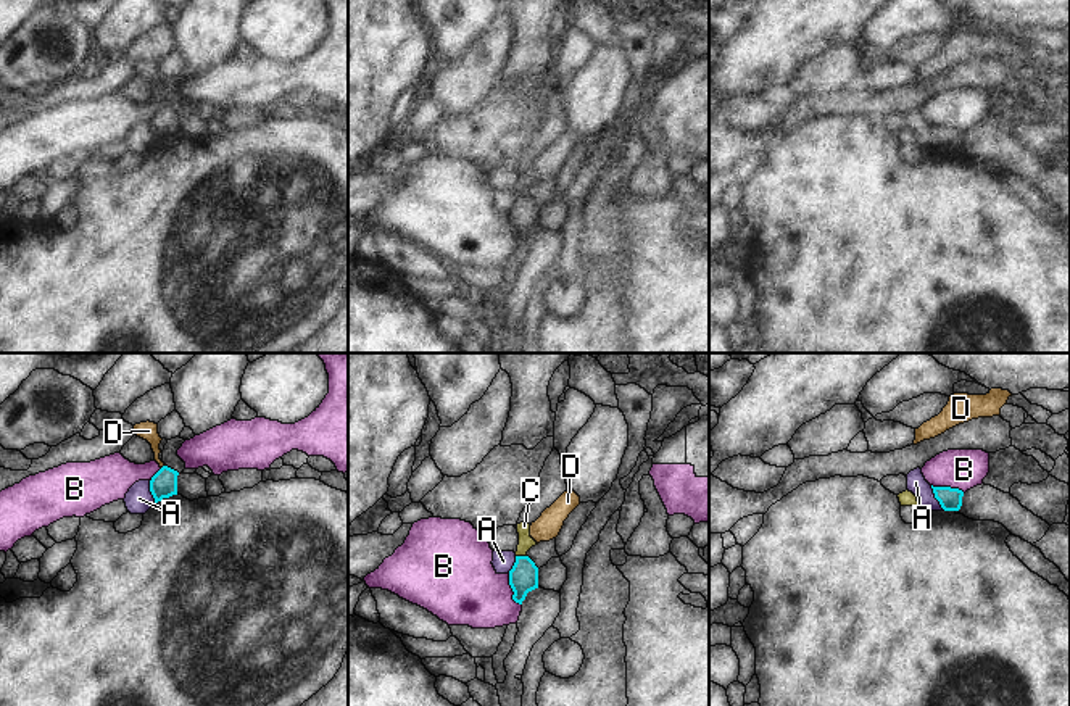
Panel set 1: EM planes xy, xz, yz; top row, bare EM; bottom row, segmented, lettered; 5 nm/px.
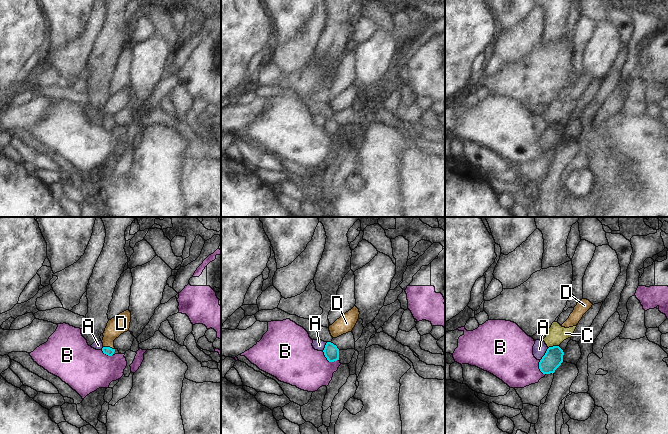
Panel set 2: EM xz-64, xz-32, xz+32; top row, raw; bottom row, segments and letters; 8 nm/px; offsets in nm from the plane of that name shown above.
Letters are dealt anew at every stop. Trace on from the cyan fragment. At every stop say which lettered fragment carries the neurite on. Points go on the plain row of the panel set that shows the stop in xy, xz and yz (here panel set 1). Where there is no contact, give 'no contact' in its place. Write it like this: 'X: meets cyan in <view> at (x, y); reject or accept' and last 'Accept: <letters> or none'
A: meets cyan in yz at (935, 136); reject
B: meets cyan in xz at (513, 229); reject
C: meets cyan in xz at (521, 195); reject
D: meets cyan in xy at (163, 105); accept
Accept: D

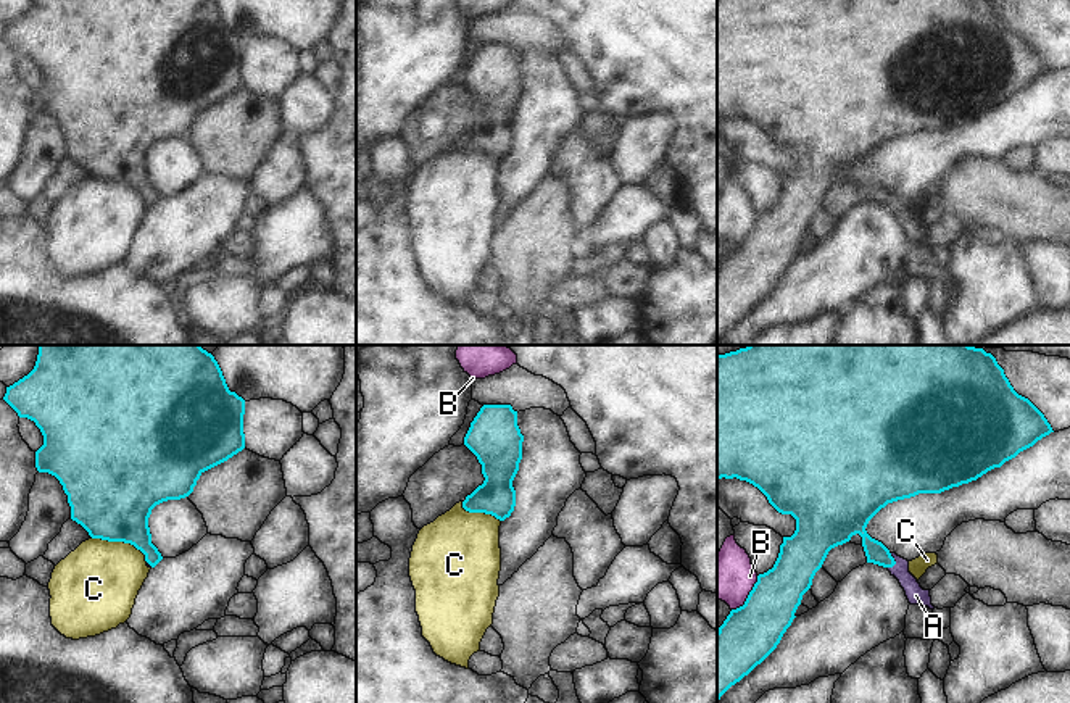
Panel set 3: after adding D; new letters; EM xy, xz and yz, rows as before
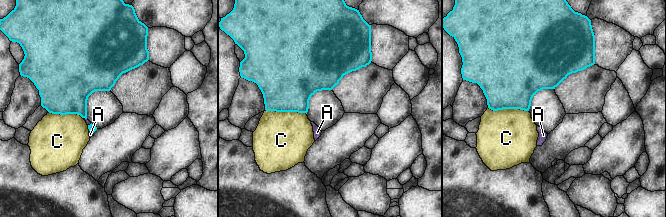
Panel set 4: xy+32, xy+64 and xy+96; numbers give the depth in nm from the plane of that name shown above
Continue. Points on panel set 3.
A: meets cyan in yz at (895, 200); accept
B: meets cyan in yz at (748, 234); reject
C: meets cyan in xy at (121, 179); reject
Accept: A

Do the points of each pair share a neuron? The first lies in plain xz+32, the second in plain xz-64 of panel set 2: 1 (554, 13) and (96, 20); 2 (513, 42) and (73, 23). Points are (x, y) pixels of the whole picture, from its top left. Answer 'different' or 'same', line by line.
1: different
2: different

